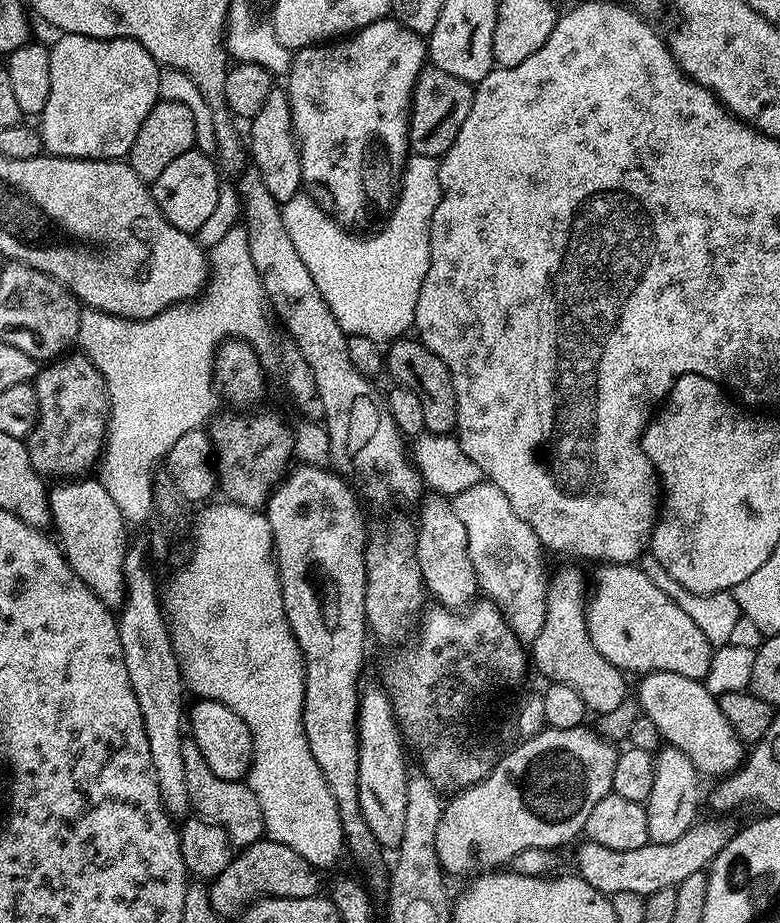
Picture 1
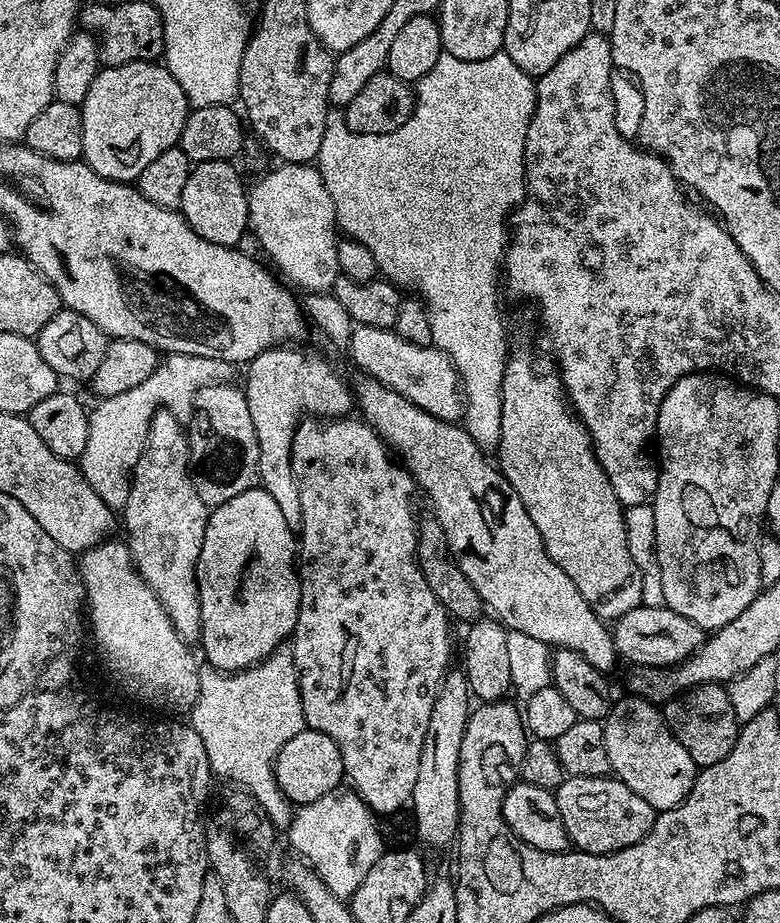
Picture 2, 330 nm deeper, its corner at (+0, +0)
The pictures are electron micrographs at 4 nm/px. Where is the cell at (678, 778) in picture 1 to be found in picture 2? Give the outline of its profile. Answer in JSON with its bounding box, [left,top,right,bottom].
[603,695,698,813]

